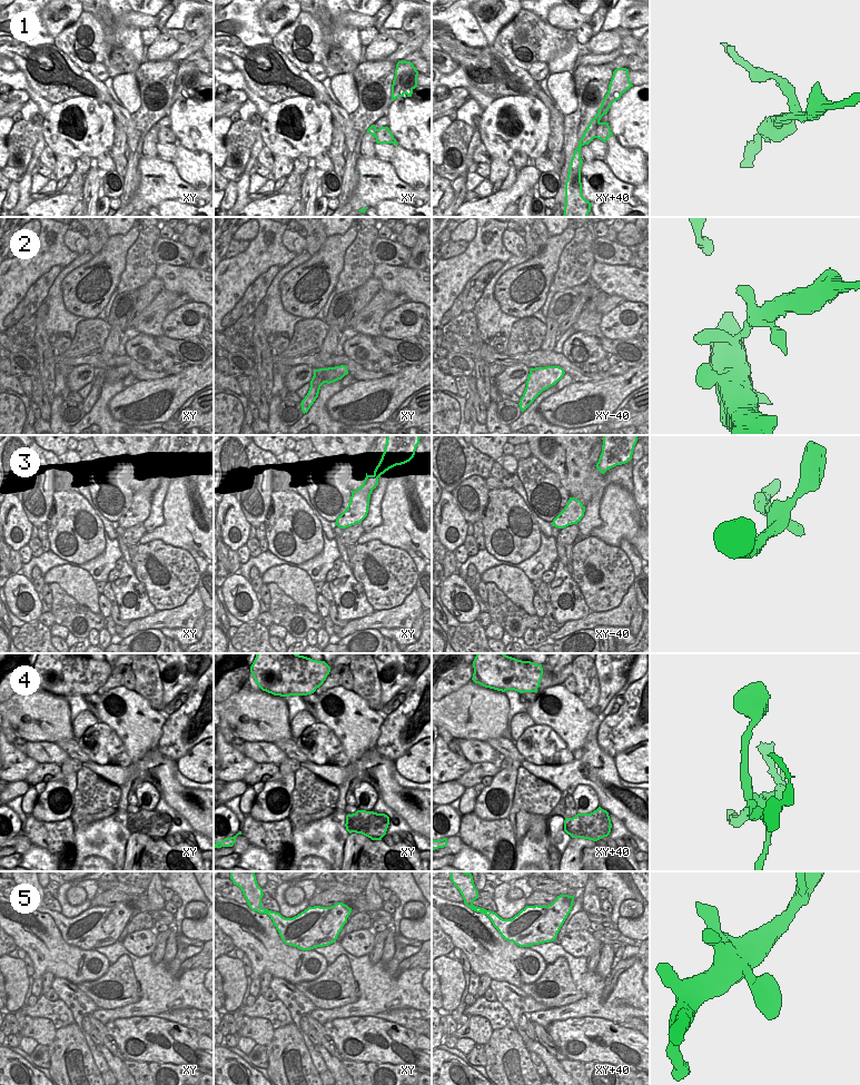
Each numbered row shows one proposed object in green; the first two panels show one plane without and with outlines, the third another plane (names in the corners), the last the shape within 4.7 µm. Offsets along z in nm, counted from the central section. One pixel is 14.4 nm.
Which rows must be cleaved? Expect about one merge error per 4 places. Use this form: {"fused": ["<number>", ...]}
{"fused": ["1", "4"]}

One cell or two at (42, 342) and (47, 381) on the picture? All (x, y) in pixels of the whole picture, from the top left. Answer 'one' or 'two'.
one

